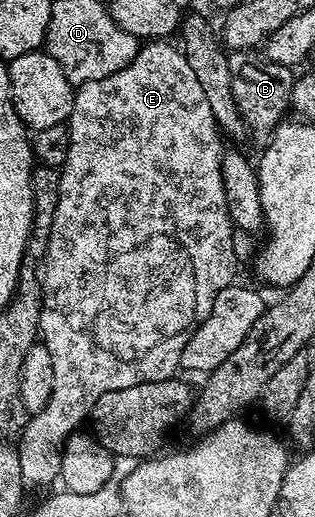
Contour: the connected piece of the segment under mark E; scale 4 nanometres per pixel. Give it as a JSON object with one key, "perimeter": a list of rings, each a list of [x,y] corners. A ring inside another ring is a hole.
{"perimeter":[[[152,40],[141,45],[140,51],[134,56],[126,68],[106,76],[102,80],[87,82],[79,87],[72,96],[72,111],[66,123],[70,132],[70,152],[66,152],[66,160],[60,170],[60,195],[58,196],[58,212],[54,212],[54,224],[50,228],[50,240],[44,253],[40,283],[42,284],[42,316],[40,317],[40,334],[42,345],[50,352],[50,360],[54,363],[54,388],[50,392],[50,400],[42,412],[31,415],[28,425],[18,439],[20,455],[20,471],[25,487],[48,486],[60,476],[60,447],[72,434],[81,429],[80,426],[89,421],[98,396],[106,396],[106,392],[118,388],[134,388],[134,384],[146,384],[173,377],[180,370],[182,348],[186,348],[186,340],[210,316],[210,308],[214,308],[214,296],[222,292],[222,288],[233,285],[236,274],[236,246],[232,243],[234,227],[232,217],[226,208],[226,192],[222,188],[222,134],[214,120],[214,112],[210,112],[210,104],[202,93],[194,71],[186,64],[183,49],[176,50],[164,40]]]}

